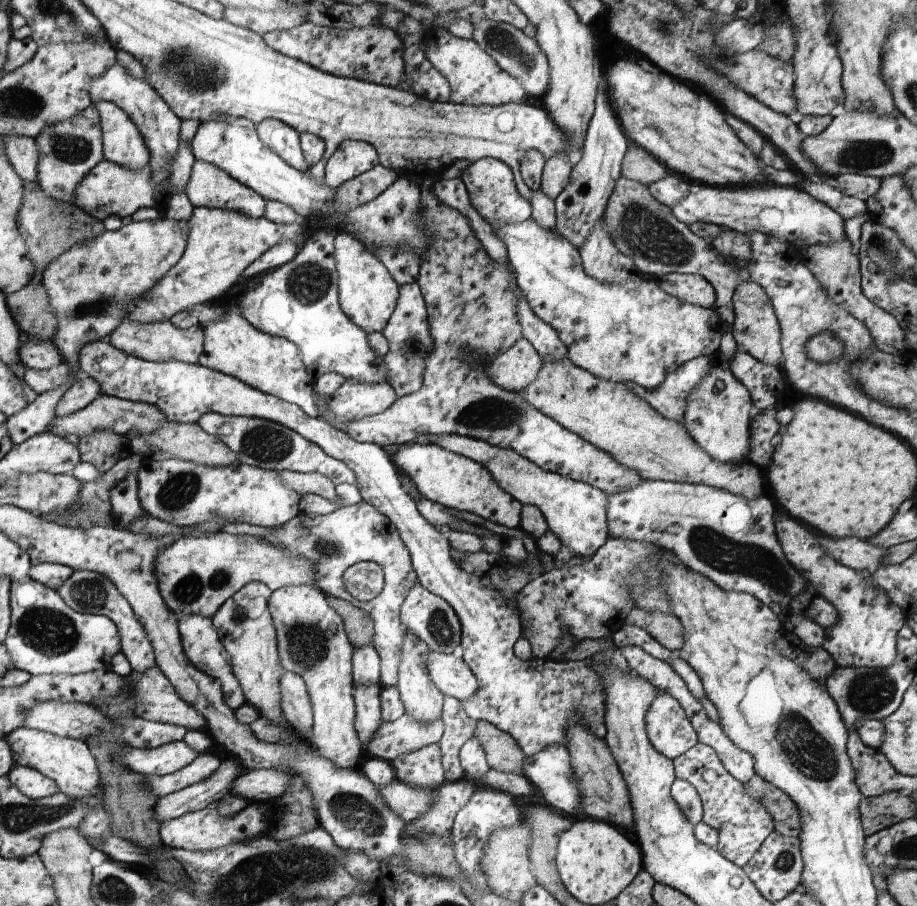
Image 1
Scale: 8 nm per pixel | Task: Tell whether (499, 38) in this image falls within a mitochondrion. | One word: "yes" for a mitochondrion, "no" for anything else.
yes

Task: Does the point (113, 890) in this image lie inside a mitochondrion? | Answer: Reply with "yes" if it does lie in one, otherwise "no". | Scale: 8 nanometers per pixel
yes

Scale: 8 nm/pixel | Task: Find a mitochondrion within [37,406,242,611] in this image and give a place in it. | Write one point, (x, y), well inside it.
(178, 491)

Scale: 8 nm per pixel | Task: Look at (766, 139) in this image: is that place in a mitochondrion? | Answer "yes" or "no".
no

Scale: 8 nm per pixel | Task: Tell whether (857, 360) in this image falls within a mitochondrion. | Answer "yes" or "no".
no

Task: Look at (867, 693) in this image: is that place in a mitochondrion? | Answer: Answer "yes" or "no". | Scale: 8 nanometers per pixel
yes

